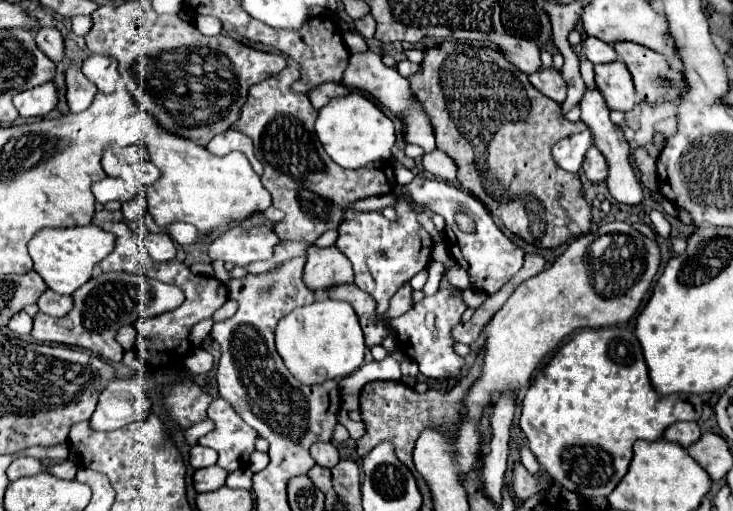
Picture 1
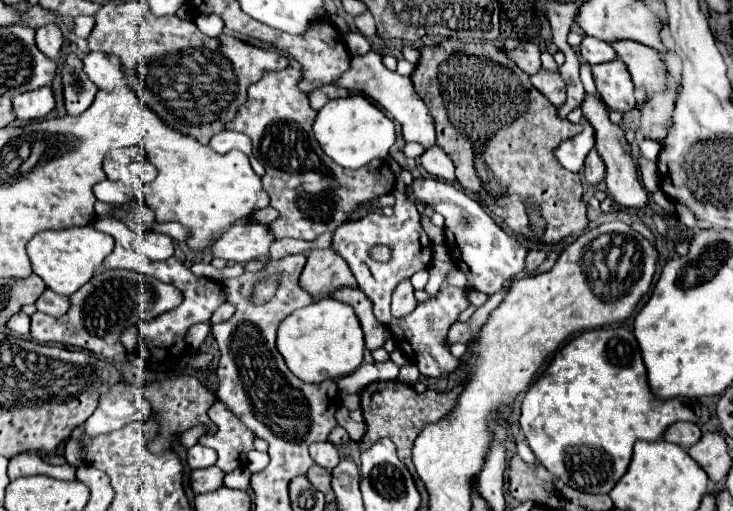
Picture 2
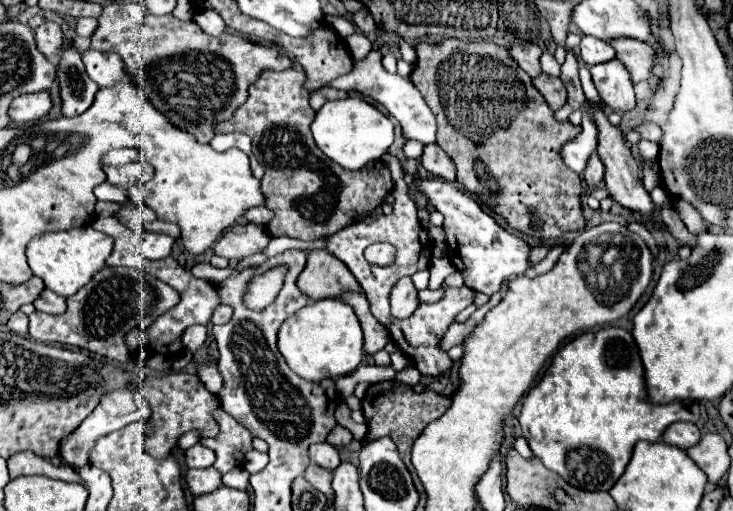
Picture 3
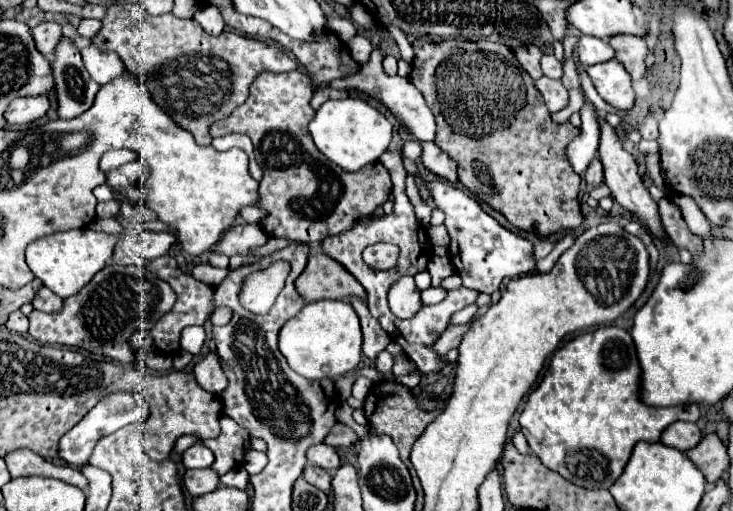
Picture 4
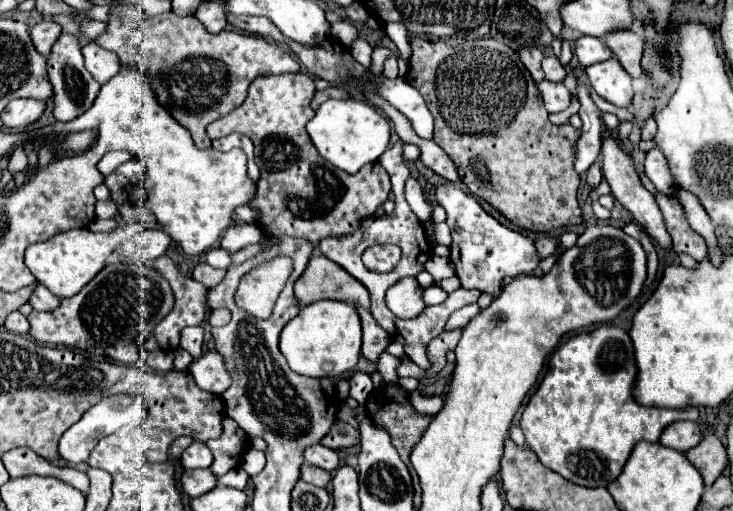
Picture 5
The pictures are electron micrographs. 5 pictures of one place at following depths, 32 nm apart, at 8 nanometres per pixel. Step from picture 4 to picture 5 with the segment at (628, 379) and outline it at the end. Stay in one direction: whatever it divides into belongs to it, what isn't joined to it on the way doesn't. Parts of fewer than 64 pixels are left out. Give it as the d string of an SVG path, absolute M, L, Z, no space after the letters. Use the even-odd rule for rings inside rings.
M602 324L596 330L572 336L556 348L548 362L548 372L520 418L520 428L538 460L566 480L586 488L612 484L640 440L658 442L668 424L698 420L698 408L664 410L648 408L634 400L632 388L638 374L634 346L628 332L616 328Z

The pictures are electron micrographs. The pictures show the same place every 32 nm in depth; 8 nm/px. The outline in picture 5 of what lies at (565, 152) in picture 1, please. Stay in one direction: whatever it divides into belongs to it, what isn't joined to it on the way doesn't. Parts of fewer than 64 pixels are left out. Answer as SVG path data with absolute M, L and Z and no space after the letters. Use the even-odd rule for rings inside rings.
M584 84L578 86L578 96L580 96L580 112L578 116L582 118L582 134L574 144L574 170L584 176L584 172L590 168L594 160L600 156L600 144L602 144L602 118L600 110L592 102L588 88Z

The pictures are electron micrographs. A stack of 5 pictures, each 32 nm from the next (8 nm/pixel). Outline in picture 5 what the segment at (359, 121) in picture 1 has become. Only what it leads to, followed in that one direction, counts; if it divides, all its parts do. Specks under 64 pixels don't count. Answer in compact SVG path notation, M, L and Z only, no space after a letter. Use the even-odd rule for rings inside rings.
M328 100L318 110L316 116L306 126L314 146L320 156L338 166L348 174L356 174L364 164L376 162L390 142L390 120L370 106L366 100Z

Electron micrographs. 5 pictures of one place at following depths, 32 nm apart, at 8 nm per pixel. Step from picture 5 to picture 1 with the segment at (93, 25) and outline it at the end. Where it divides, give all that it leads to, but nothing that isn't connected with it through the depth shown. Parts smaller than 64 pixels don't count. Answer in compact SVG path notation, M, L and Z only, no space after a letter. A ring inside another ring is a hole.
M74 16L72 18L72 32L76 36L84 36L90 30L90 26L92 26L90 22L92 22L90 16Z

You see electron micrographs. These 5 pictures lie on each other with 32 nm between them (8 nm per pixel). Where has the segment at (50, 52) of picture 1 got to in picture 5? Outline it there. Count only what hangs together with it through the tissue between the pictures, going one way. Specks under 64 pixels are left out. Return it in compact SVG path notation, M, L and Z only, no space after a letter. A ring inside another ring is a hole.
M42 20L40 24L36 24L34 28L30 28L30 36L32 36L32 42L36 46L36 50L42 54L42 56L50 56L50 50L52 50L52 44L58 40L60 36L60 24L56 22L50 22L50 20Z

